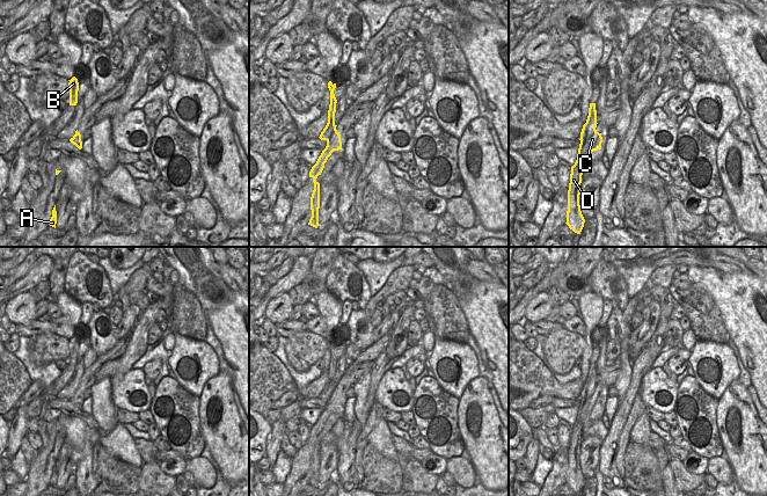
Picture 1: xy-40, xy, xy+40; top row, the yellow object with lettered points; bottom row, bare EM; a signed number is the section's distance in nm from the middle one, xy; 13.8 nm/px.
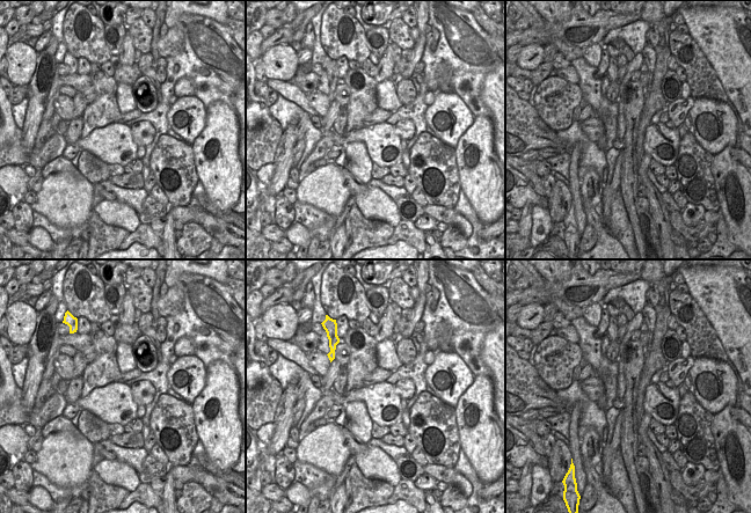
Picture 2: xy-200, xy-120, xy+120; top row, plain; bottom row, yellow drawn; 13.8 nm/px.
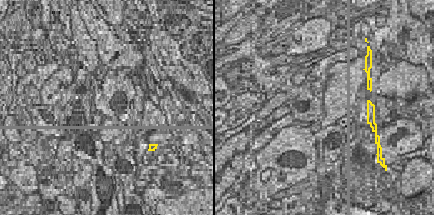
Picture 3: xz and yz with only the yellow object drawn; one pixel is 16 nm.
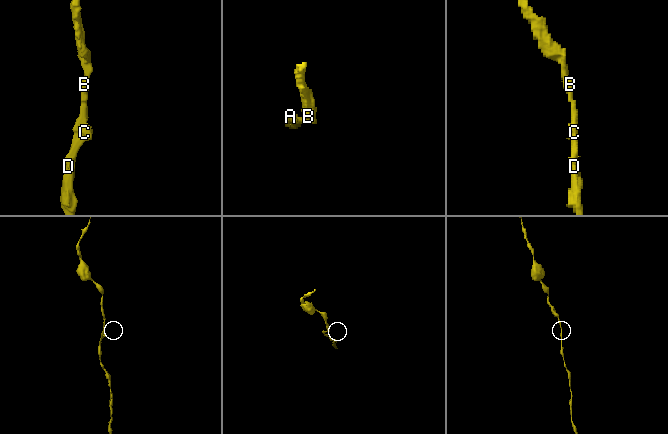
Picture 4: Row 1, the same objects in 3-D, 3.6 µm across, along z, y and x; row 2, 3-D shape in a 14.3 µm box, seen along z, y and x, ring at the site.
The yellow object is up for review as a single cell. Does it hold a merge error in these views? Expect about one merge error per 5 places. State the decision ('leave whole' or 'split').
leave whole

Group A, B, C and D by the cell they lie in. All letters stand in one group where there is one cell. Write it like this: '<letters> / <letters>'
A B C D

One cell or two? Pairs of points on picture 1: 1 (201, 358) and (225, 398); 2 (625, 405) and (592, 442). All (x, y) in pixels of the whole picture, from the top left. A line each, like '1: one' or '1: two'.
1: two
2: two

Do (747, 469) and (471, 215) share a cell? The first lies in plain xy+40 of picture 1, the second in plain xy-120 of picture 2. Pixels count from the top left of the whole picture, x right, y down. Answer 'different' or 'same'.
different

